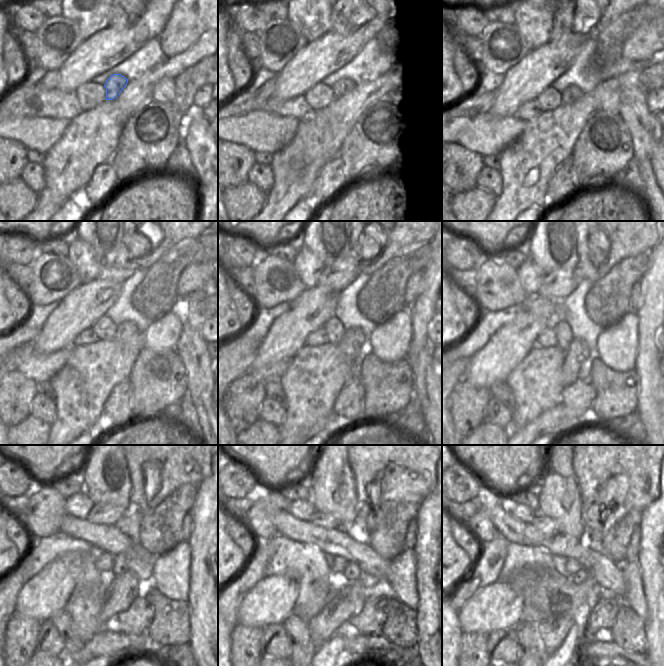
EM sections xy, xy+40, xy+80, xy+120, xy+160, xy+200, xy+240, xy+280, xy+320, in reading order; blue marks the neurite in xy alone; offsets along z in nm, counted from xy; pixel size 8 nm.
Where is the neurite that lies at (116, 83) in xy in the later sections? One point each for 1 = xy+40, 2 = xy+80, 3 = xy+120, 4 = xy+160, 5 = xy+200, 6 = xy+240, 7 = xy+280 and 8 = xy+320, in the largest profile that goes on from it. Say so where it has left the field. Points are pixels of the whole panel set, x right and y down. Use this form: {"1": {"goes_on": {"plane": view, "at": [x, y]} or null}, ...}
{"1": {"goes_on": {"plane": "xy+40", "at": [340, 88]}}, "2": {"goes_on": {"plane": "xy+80", "at": [570, 94]}}, "3": {"goes_on": {"plane": "xy+120", "at": [129, 334]}}, "4": {"goes_on": {"plane": "xy+160", "at": [352, 345]}}, "5": {"goes_on": {"plane": "xy+200", "at": [575, 356]}}, "6": {"goes_on": {"plane": "xy+240", "at": [124, 590]}}, "7": {"goes_on": {"plane": "xy+280", "at": [349, 601]}}, "8": {"goes_on": {"plane": "xy+320", "at": [552, 632]}}}

